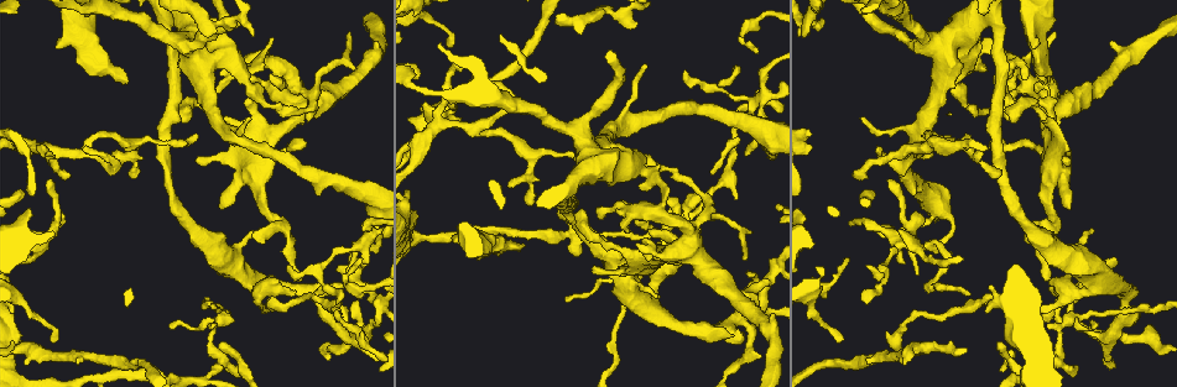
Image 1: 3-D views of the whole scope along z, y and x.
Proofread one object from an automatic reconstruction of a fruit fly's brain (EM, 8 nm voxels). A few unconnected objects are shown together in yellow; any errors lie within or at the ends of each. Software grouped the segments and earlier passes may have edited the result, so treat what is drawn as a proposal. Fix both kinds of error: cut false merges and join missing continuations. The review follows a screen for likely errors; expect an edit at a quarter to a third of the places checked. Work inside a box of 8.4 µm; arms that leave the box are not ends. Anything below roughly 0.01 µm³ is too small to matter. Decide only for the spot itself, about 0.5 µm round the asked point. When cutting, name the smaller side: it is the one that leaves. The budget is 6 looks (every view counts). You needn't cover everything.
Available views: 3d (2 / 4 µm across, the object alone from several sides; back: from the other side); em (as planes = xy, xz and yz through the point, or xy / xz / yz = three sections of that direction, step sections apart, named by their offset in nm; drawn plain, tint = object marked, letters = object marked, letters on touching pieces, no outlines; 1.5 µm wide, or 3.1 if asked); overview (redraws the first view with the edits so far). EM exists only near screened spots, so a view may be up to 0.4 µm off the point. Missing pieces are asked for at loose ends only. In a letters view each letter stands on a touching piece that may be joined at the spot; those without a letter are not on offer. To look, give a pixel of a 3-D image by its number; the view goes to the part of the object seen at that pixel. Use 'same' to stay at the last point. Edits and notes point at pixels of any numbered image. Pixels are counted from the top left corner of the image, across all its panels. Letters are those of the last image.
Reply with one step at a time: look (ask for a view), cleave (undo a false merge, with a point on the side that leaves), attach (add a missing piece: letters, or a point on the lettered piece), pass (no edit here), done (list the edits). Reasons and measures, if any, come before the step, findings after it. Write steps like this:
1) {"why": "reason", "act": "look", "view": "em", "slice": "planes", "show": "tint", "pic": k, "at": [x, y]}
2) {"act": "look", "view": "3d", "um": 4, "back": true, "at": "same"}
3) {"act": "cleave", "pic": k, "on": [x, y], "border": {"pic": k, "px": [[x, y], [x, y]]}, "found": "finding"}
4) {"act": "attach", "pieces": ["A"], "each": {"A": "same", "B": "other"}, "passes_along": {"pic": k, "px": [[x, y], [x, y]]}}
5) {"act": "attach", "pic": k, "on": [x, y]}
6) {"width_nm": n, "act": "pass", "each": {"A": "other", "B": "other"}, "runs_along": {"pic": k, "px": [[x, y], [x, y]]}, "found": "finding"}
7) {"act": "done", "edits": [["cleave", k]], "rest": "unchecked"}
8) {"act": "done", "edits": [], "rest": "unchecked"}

{"why": "an open end", "act": "look", "view": "3d", "um": 2, "pic": 1, "at": [821, 17]}

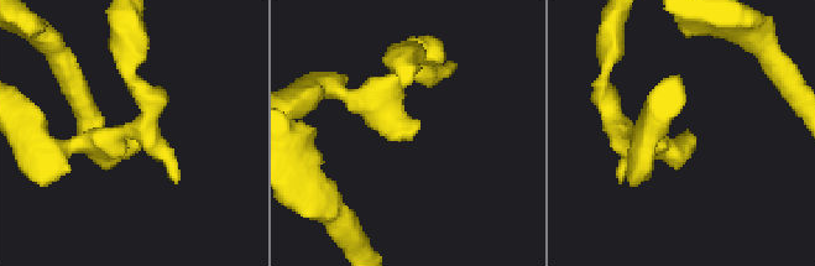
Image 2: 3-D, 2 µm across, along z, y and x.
{"arm_widths_nm": [190, 200], "act": "look", "view": "em", "slice": "planes", "show": "letters", "pic": 2, "at": [413, 135]}

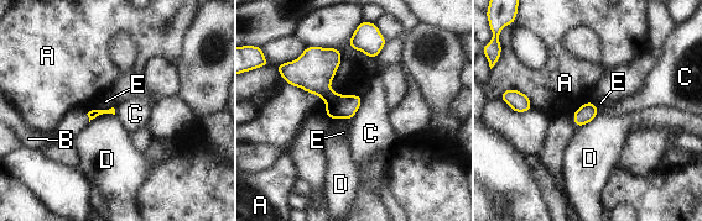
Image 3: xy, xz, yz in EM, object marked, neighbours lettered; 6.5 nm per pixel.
{"act": "pass", "each": {"A": "other", "B": "other", "C": "other", "D": "other", "E": "other"}, "border": {"pic": 3, "px": [[362, 96], [359, 109], [349, 119]]}, "found": "none of them fits"}

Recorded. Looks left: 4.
{"why": "four or more arms meet", "act": "look", "view": "em", "slice": "planes", "show": "letters", "pic": 1, "at": [1052, 152]}

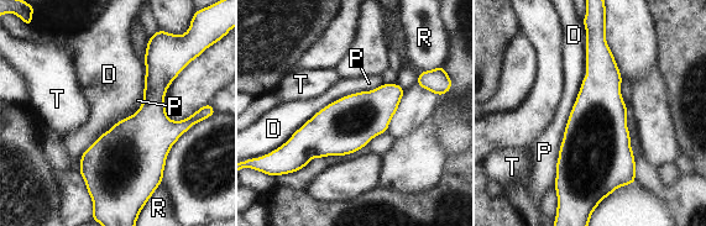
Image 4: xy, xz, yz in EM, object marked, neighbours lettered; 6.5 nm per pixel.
{"width_nm": 360, "longest_contact_nm": ["D", 650], "act": "pass", "each": {"D": "other", "P": "other", "R": "other", "T": "other"}, "found": "one neuron here"}

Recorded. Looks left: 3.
{"why": "three-way junction", "act": "look", "view": "em", "slice": "planes", "show": "tint", "pic": 1, "at": [765, 100]}

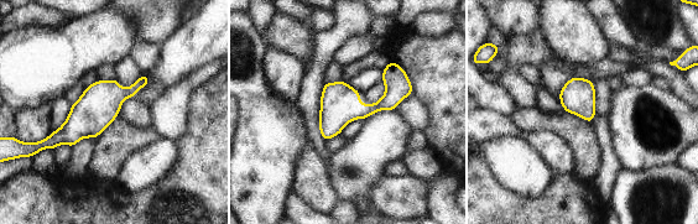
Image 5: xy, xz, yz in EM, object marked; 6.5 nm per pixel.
{"act": "look", "view": "em", "slice": "planes", "show": "letters", "at": "same"}

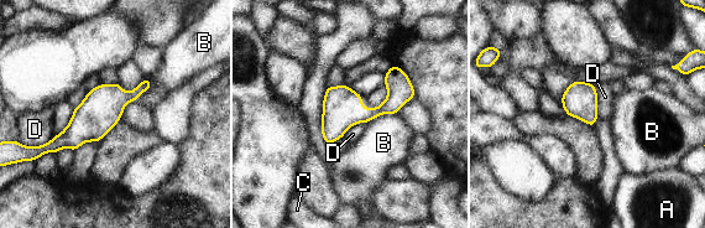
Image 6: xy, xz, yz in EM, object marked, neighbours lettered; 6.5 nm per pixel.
{"width_nm": 200, "act": "pass", "each": {"A": "other", "B": "other", "C": "other", "D": "other"}, "border": {"pic": 6, "px": [[53, 136], [40, 145], [21, 144]]}, "found": "all the same neuron"}

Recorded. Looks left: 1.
{"act": "done", "edits": [], "rest": "unchecked"}

